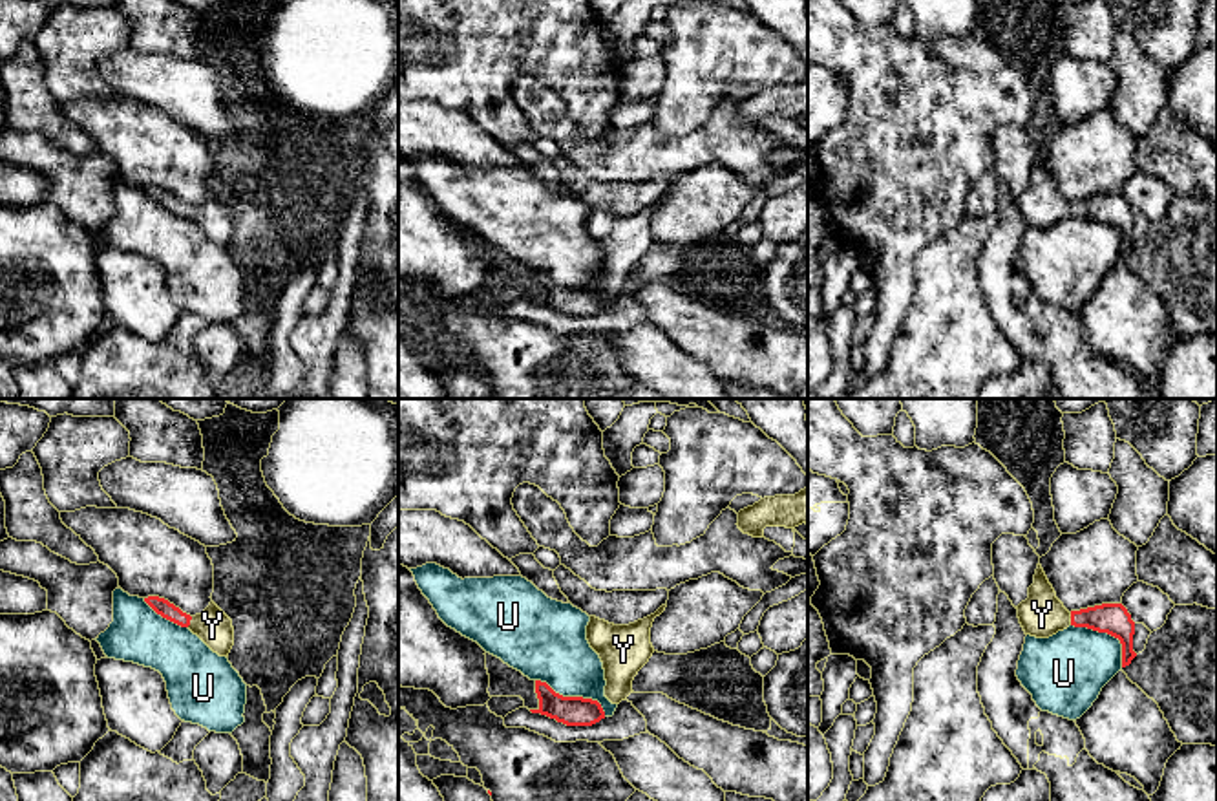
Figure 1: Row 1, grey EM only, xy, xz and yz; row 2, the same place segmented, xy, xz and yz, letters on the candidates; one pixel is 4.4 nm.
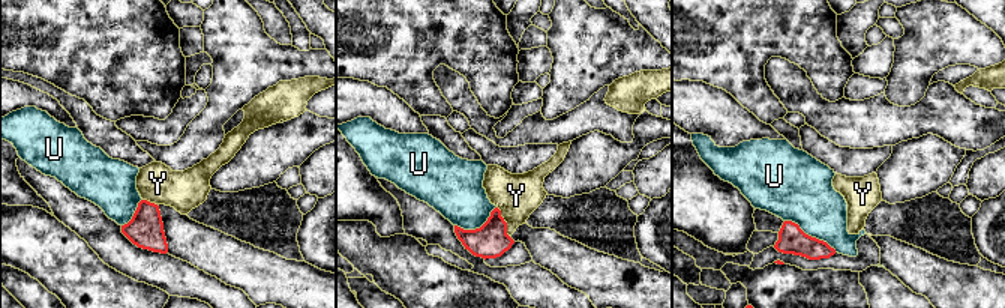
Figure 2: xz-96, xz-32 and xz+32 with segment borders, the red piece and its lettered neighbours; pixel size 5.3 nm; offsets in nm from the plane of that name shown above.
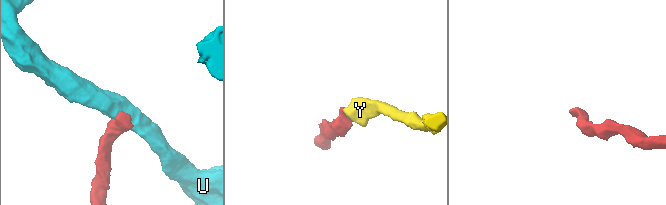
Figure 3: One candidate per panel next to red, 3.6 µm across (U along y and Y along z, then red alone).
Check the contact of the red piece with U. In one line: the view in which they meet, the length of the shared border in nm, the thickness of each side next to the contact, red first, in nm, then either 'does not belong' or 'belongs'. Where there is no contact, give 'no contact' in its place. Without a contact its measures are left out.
xz | 360 nm | 130/320 nm | does not belong

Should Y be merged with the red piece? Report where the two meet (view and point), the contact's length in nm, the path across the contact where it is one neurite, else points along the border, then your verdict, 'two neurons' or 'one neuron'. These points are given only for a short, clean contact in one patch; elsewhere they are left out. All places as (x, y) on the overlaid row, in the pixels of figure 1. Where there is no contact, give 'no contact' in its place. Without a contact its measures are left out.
yz (1071, 619) | 60 nm | across yz (1113, 619), (1071, 619), (1042, 615) | one neuron

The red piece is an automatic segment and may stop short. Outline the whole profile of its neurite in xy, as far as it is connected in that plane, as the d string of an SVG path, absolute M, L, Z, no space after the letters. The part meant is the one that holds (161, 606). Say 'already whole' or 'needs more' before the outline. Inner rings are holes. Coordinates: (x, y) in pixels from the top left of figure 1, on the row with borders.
needs more; M148 596L144 602L163 618L181 627L188 627L219 657L228 657L234 646L232 620L214 602L196 616L183 613L179 607L159 596Z

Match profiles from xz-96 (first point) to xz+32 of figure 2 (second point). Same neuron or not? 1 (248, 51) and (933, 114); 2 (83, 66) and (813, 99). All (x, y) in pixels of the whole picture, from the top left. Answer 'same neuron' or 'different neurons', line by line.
1: different neurons
2: different neurons

